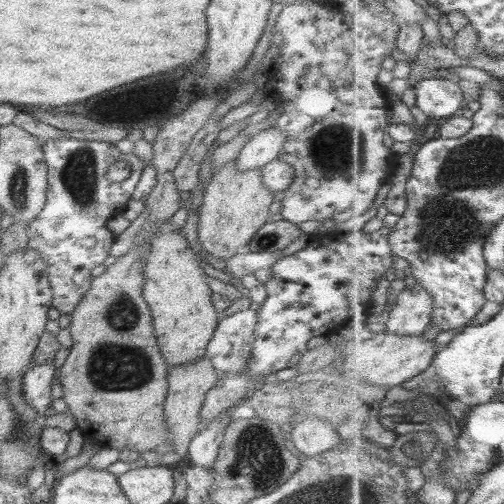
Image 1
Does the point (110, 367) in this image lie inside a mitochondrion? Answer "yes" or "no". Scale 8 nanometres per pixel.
yes

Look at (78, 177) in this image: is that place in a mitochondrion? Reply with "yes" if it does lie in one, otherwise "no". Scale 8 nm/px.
yes

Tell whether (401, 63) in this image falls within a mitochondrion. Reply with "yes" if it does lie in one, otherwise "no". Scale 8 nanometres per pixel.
no

